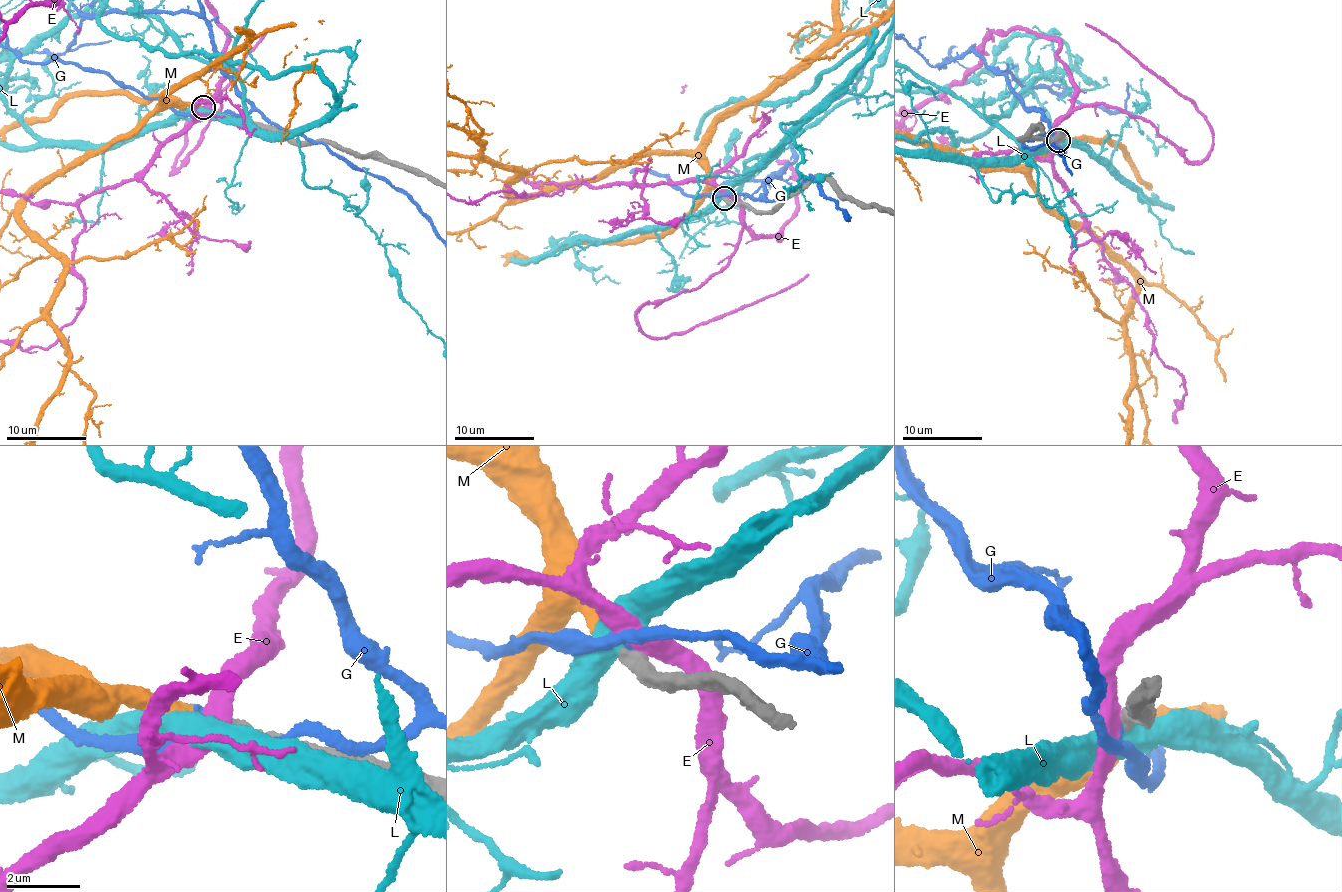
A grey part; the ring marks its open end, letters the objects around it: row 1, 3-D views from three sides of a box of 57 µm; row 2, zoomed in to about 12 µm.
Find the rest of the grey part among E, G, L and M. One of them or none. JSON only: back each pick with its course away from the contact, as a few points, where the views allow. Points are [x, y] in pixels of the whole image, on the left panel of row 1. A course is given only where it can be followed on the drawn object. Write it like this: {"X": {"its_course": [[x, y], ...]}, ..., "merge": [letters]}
{"merge": ["M"]}

